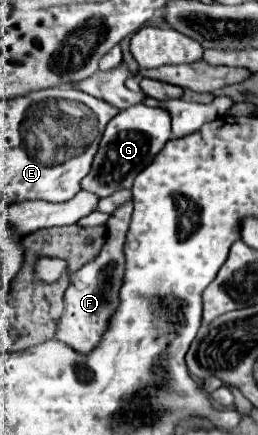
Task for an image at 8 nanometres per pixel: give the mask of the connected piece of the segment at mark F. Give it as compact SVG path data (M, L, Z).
M125 203L121 205L105 223L107 227L107 241L99 253L99 257L95 257L95 261L91 261L89 265L85 265L83 269L79 269L77 273L71 275L71 285L65 293L65 311L61 315L59 327L57 327L57 339L67 343L71 349L79 351L79 353L87 353L91 351L99 339L103 337L103 331L107 329L107 321L111 317L111 311L115 311L117 307L117 293L123 281L123 267L125 267L125 257L123 257L123 243L125 243L125 233L131 221L131 211L133 211L133 203Z

